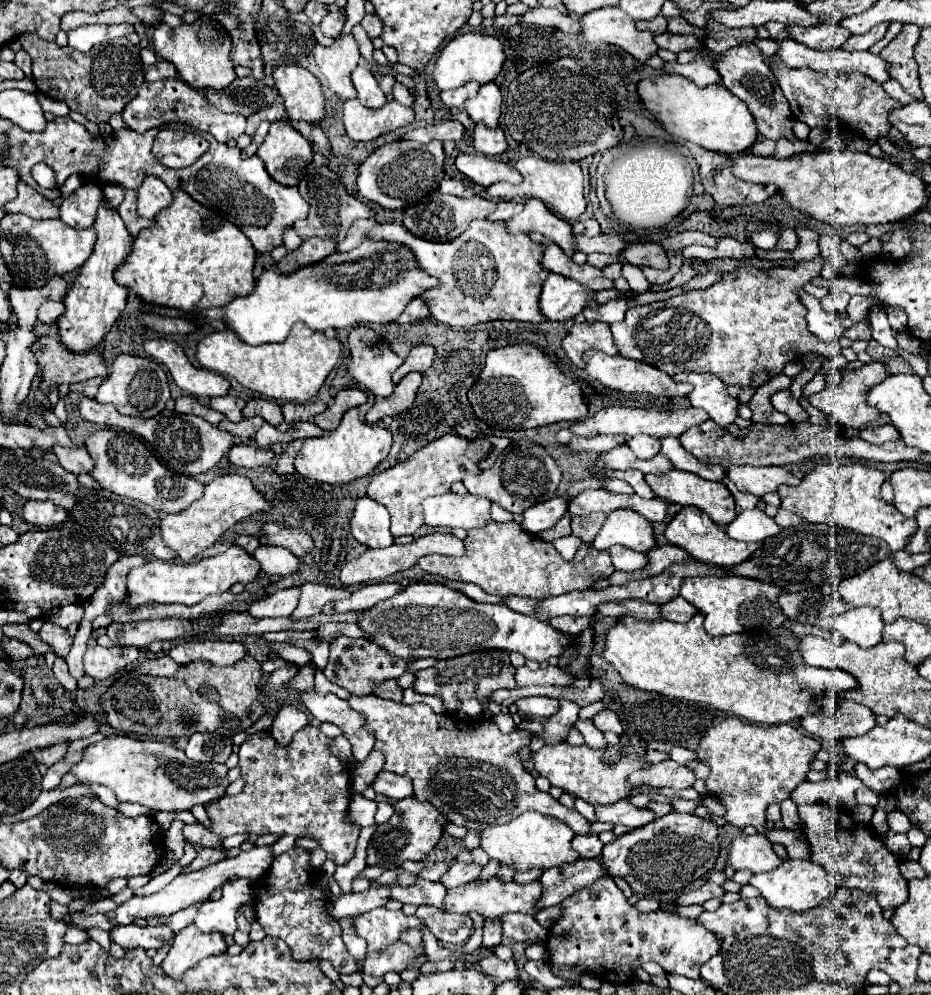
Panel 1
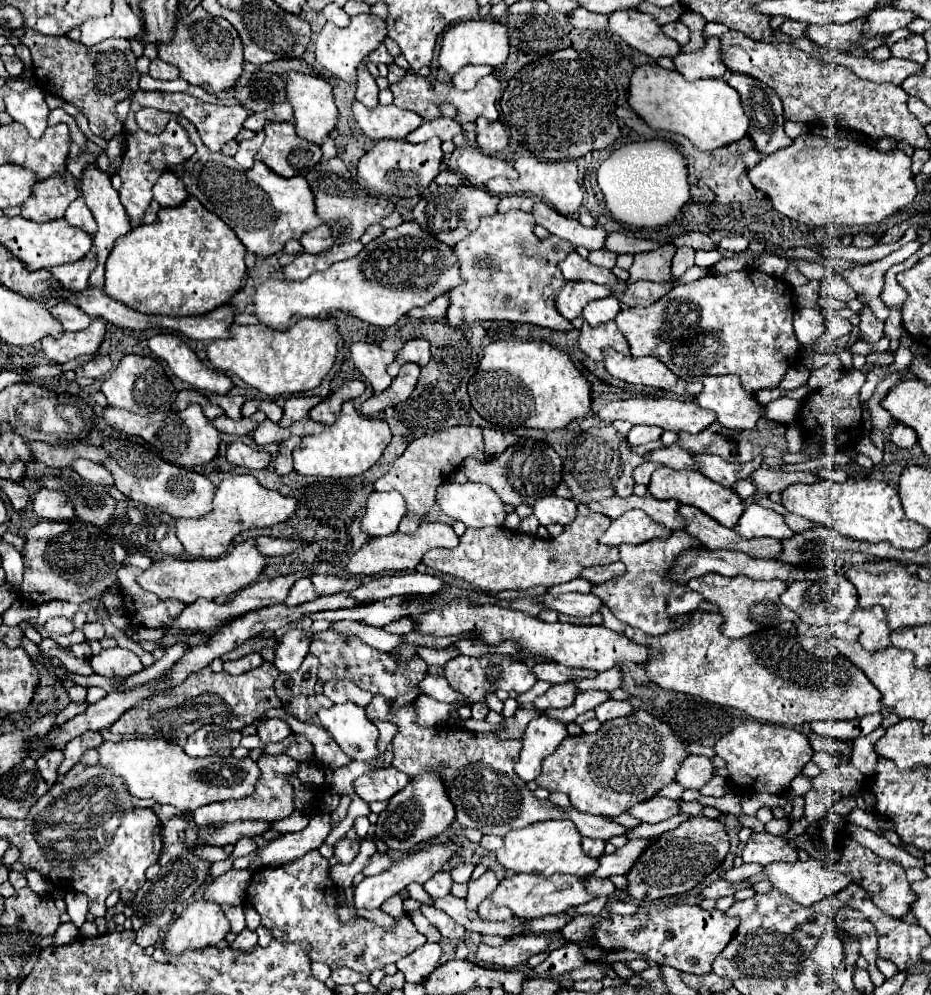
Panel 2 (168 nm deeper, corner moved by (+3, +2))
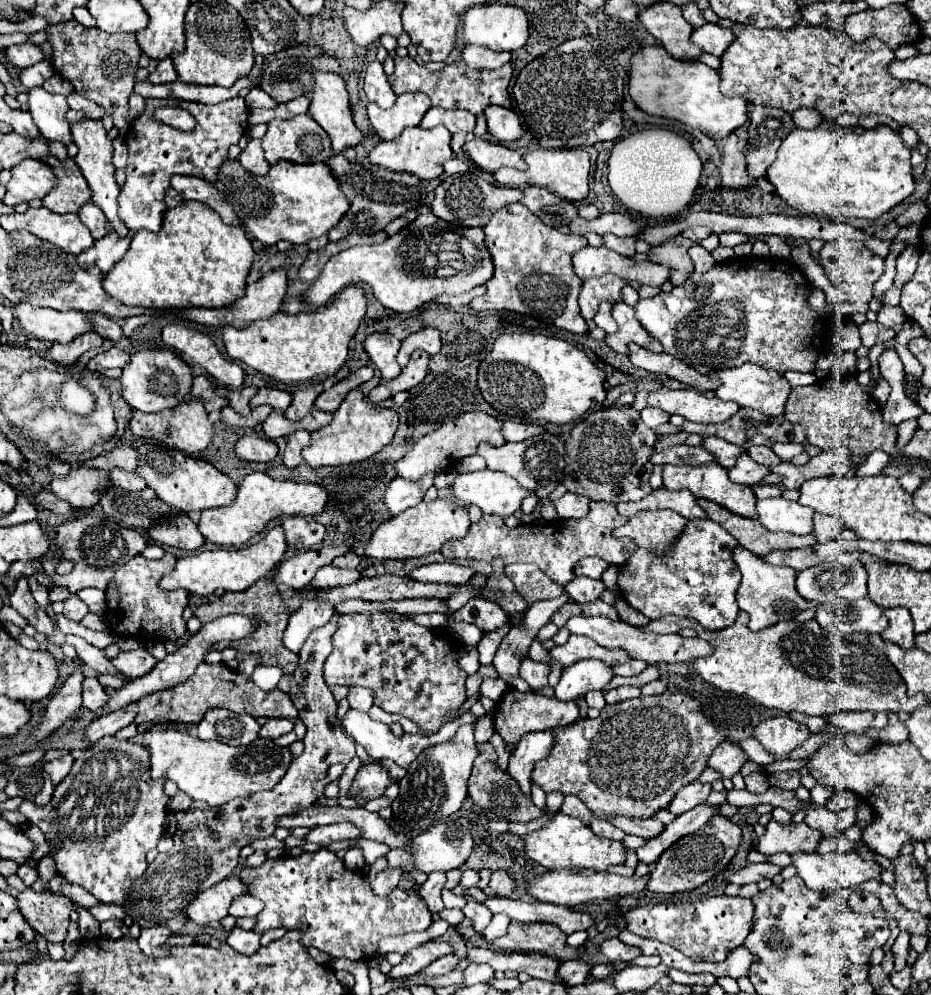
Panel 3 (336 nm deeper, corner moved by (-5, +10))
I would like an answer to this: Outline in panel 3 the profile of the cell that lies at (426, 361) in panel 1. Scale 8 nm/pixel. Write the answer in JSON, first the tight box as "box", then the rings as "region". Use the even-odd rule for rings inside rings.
{"box":[398,328,440,368],"region":[[[424,328],[420,332],[414,332],[410,334],[404,342],[402,342],[402,348],[398,352],[398,364],[404,368],[408,364],[408,358],[414,350],[422,348],[426,350],[430,356],[438,354],[440,352],[440,332],[436,328]]]}

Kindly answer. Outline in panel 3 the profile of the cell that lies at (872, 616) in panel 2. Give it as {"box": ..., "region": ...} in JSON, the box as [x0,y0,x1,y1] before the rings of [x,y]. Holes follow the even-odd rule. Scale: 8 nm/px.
{"box":[880,608,914,650],"region":[[[884,608],[884,616],[888,618],[888,628],[880,634],[884,640],[898,644],[900,648],[908,650],[914,646],[914,630],[912,618],[906,608]]]}

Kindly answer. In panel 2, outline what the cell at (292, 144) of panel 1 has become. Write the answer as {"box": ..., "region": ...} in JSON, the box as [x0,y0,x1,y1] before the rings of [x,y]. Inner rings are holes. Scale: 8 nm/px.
{"box":[256,122,322,178],"region":[[[276,122],[264,126],[266,140],[256,154],[256,160],[270,166],[284,178],[306,174],[322,158],[320,146],[300,138],[292,122]]]}

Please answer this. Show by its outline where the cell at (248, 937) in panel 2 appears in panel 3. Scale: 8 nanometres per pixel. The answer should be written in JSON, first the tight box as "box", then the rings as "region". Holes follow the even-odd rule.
{"box":[226,928,260,954],"region":[[[234,928],[234,930],[230,930],[226,942],[242,954],[256,954],[256,950],[260,948],[260,934],[254,930],[248,932],[242,928]]]}

